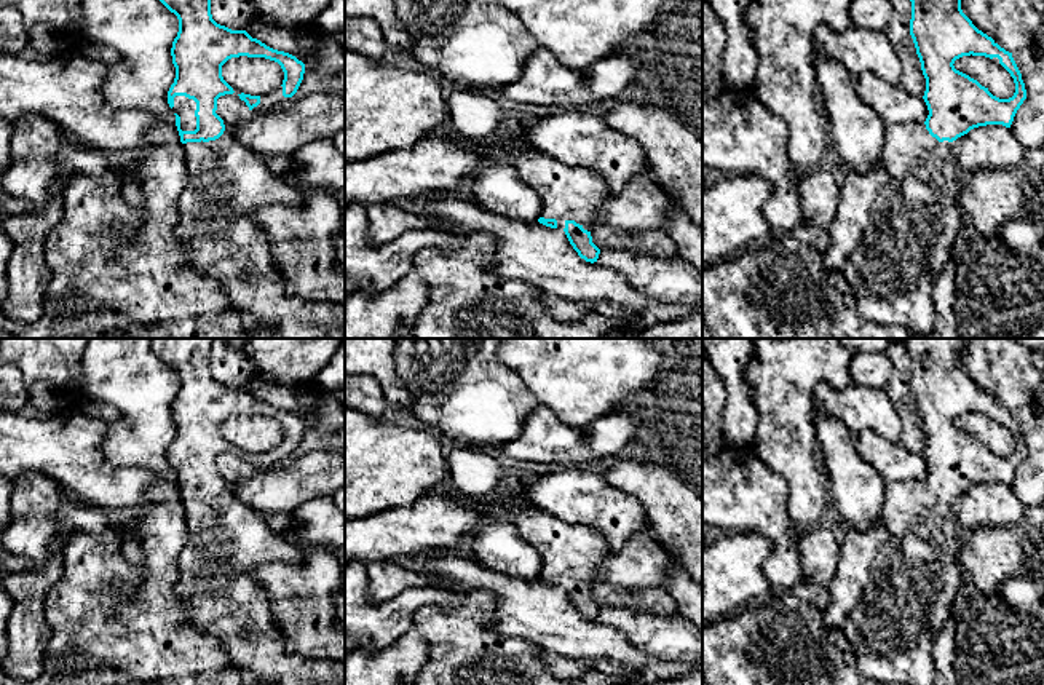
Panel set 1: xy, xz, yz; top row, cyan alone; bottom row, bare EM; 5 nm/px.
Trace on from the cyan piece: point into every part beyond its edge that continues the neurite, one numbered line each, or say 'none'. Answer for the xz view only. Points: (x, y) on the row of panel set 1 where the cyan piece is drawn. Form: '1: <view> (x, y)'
1: xz (567, 192)

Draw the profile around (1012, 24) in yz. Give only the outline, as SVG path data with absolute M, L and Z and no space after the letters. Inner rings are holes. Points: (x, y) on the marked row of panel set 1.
M961 0L961 10L979 30L1012 54L1031 46L1039 29L1033 0Z

